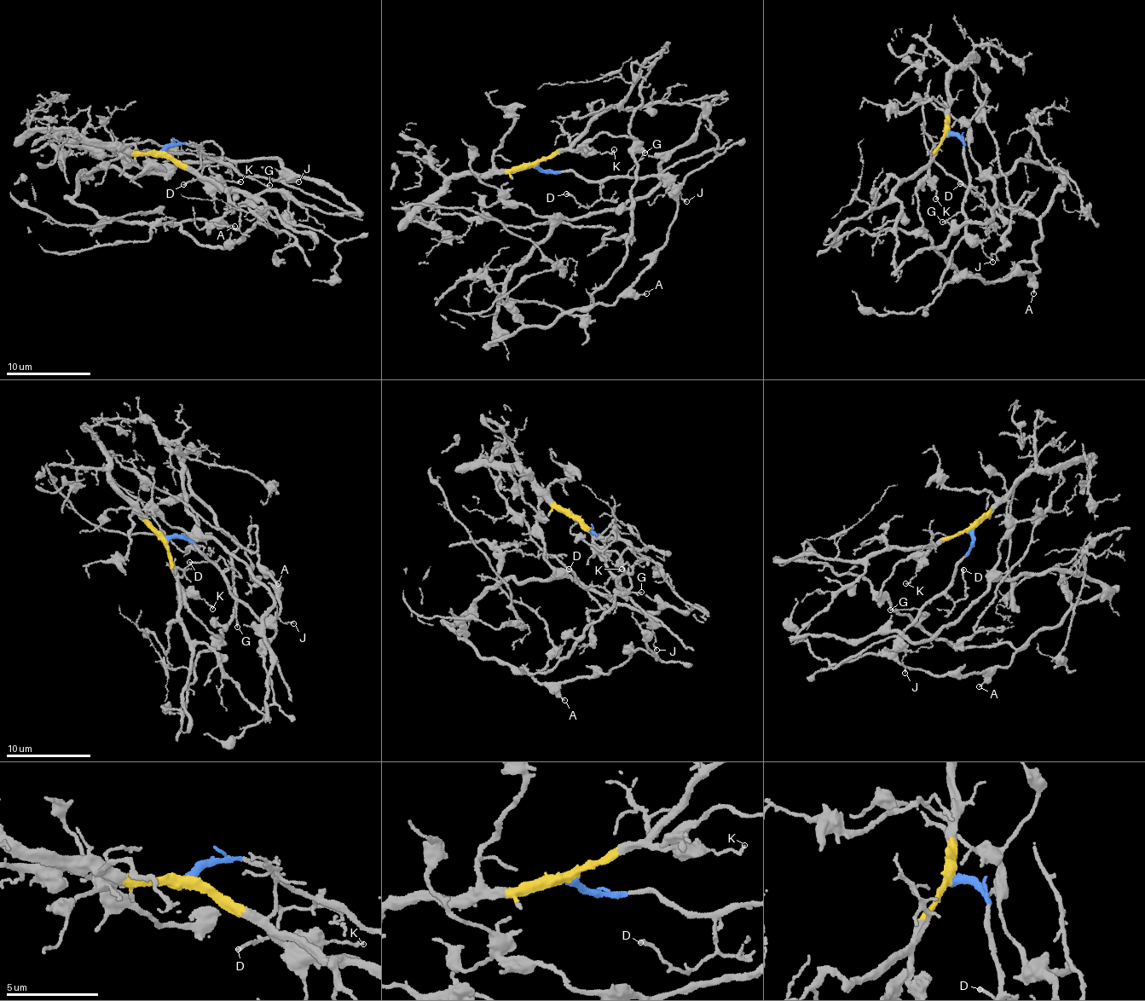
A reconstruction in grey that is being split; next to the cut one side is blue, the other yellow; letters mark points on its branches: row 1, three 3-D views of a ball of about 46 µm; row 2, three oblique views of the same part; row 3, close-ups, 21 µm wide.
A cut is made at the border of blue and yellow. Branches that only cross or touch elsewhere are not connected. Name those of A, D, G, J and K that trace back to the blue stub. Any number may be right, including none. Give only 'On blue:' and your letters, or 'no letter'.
On blue: D, G, J

